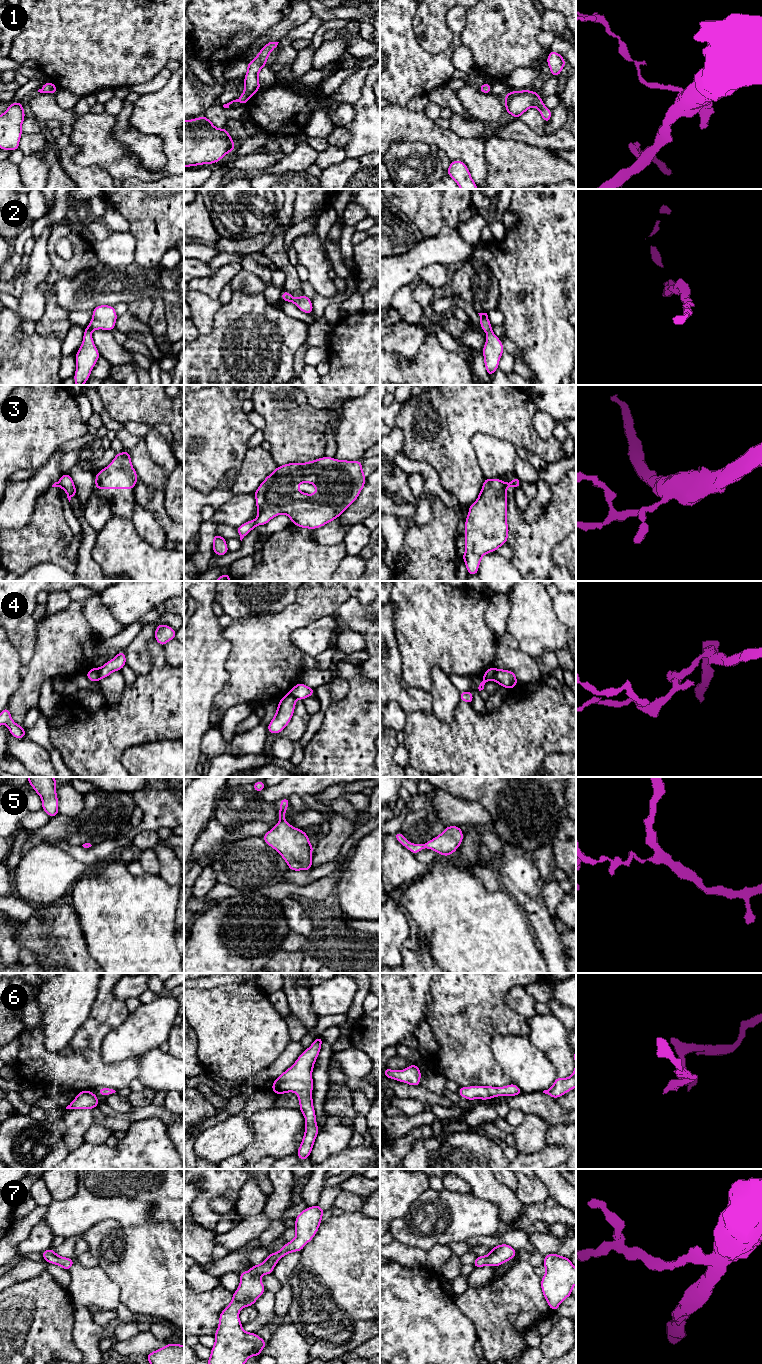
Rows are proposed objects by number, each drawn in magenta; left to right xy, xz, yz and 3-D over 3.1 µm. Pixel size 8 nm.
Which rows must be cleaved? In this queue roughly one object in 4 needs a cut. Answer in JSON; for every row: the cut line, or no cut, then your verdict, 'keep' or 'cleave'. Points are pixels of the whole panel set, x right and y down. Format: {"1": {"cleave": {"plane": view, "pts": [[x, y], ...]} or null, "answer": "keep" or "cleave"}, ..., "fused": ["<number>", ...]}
{"1": {"cleave": null, "answer": "keep"}, "2": {"cleave": null, "answer": "keep"}, "3": {"cleave": null, "answer": "keep"}, "4": {"cleave": {"plane": "xy", "pts": [[96, 668], [100, 678]]}, "answer": "cleave"}, "5": {"cleave": null, "answer": "keep"}, "6": {"cleave": null, "answer": "keep"}, "7": {"cleave": null, "answer": "keep"}, "fused": ["4"]}

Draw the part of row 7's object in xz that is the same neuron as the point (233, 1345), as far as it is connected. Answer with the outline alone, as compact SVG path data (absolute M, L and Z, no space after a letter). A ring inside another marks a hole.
M320 1205L310 1206L301 1211L295 1219L296 1236L290 1242L287 1242L276 1253L270 1253L260 1265L252 1265L249 1271L239 1274L240 1284L233 1293L232 1301L223 1309L219 1316L219 1325L214 1335L215 1344L211 1348L211 1355L207 1359L209 1364L244 1364L251 1356L260 1356L261 1350L267 1346L265 1342L256 1333L245 1332L239 1319L239 1312L242 1308L253 1306L257 1299L266 1291L260 1277L267 1274L273 1274L273 1269L278 1261L286 1254L302 1251L304 1246L309 1243L317 1233L321 1225L324 1211Z

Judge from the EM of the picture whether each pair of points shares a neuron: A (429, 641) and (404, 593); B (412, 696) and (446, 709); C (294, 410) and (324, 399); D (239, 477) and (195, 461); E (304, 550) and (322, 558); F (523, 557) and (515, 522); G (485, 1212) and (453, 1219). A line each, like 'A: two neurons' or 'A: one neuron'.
A: one neuron
B: two neurons
C: two neurons
D: two neurons
E: one neuron
F: one neuron
G: one neuron

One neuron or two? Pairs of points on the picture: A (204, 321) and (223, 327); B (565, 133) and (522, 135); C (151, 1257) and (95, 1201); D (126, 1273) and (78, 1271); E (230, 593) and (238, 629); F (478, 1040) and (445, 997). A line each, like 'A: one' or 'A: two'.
A: two
B: one
C: two
D: two
E: two
F: one

